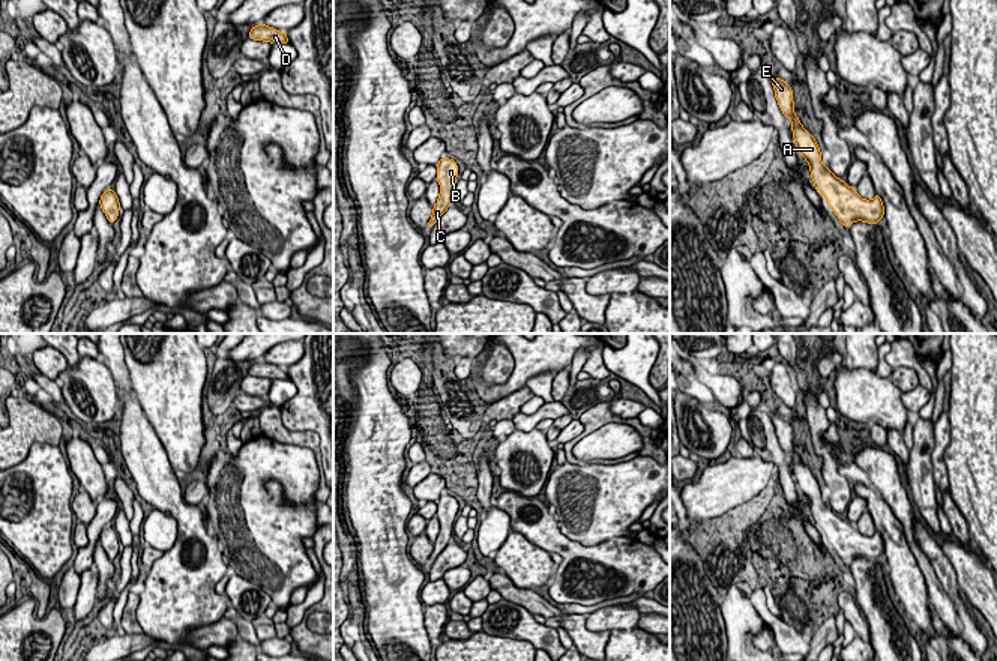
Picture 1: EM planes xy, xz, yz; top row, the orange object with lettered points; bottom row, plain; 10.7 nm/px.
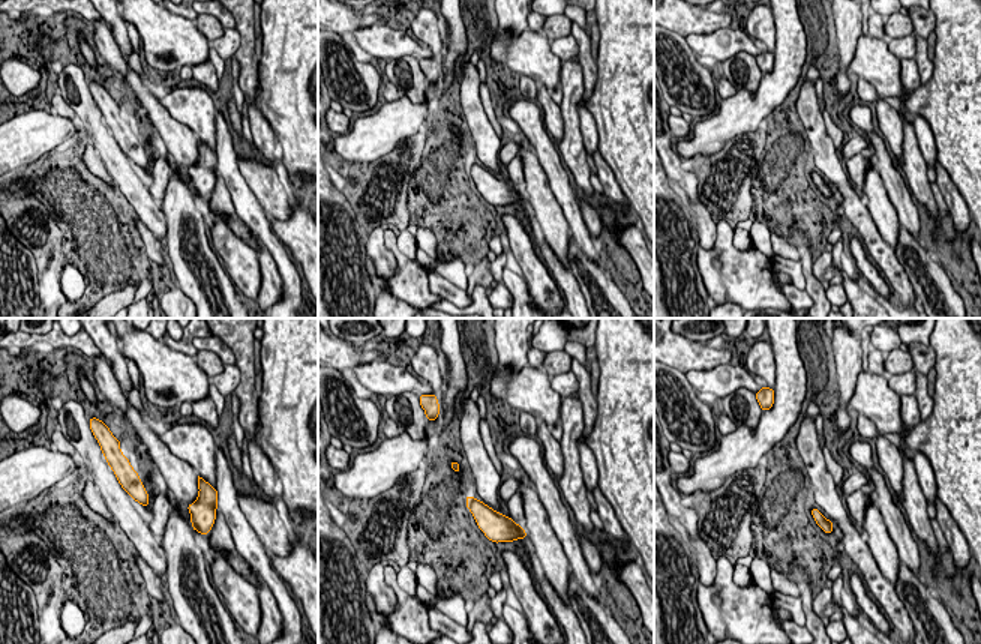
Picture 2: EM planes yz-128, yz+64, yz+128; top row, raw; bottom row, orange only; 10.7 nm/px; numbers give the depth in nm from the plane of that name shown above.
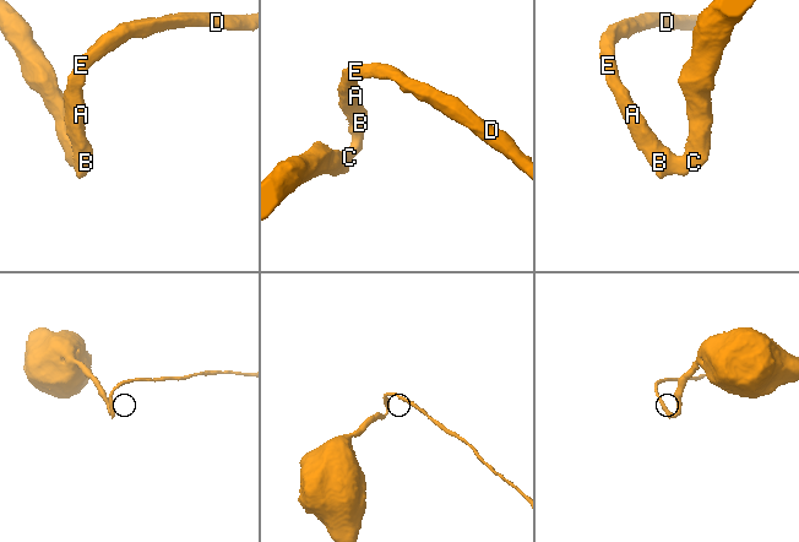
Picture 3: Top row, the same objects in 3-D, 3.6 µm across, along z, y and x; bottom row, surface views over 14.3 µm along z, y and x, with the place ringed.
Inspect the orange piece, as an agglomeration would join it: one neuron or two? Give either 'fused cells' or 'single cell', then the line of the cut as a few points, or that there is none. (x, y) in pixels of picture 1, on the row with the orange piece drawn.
single cell; no cut

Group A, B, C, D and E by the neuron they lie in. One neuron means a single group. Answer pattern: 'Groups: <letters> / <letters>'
Groups: A B C D E

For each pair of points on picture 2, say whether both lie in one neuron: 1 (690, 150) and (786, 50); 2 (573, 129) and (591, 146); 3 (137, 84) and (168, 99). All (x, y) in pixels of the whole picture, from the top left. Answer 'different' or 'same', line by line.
1: same
2: different
3: different

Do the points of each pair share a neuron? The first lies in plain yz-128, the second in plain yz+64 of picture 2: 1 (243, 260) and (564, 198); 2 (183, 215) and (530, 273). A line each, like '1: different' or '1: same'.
1: different
2: same

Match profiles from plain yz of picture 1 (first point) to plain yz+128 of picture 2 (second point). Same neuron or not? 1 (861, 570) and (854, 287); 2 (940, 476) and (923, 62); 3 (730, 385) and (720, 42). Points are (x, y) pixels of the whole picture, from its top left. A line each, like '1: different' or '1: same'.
1: different
2: same
3: same

